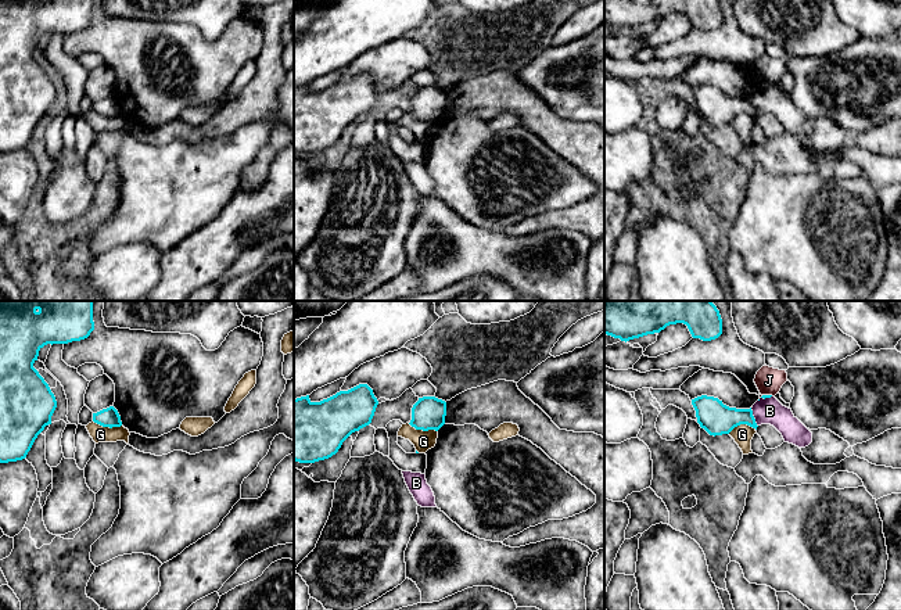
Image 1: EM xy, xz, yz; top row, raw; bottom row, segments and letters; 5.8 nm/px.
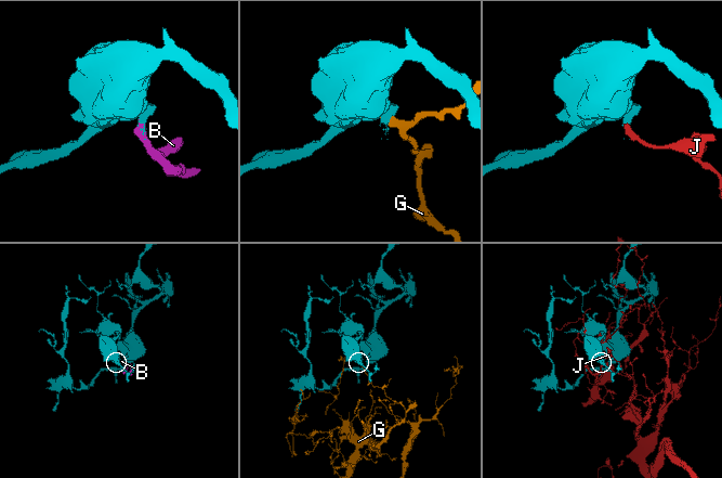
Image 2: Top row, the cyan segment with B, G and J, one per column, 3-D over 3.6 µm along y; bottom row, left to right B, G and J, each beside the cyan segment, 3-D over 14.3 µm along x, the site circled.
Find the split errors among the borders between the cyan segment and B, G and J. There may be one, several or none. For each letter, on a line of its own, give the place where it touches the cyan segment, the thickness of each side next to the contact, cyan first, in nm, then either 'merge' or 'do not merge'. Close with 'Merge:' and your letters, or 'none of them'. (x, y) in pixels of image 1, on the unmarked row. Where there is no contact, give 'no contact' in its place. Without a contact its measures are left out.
B: yz (753, 107) | 190/160 nm | merge
G: xz (423, 119) | 190/120 nm | do not merge
J: yz (768, 85) | 20/160 nm | do not merge
Merge: B

